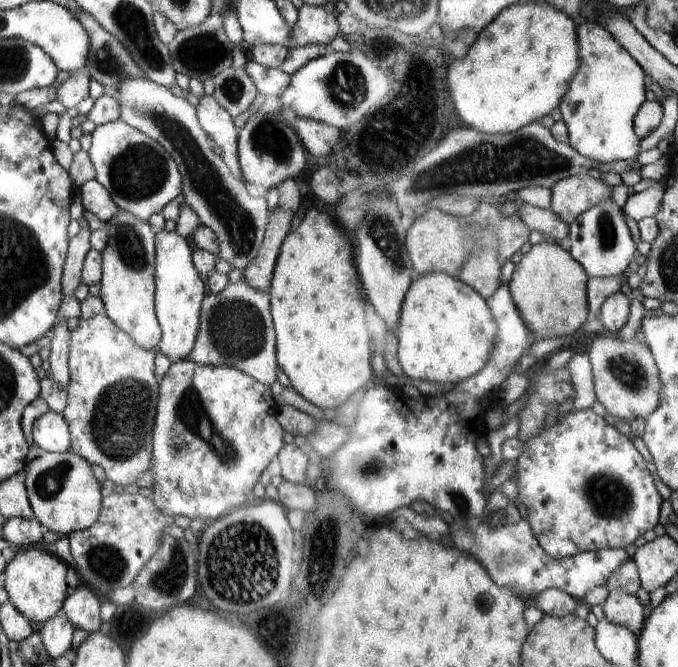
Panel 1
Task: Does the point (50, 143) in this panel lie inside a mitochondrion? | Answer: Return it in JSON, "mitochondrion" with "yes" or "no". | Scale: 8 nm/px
{"mitochondrion":"no"}

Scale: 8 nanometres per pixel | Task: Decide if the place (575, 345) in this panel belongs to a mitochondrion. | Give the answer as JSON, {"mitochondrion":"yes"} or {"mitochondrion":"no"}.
{"mitochondrion":"no"}

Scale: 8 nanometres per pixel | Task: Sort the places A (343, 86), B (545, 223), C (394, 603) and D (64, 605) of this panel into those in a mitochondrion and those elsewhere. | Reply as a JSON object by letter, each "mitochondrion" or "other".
{"A":"mitochondrion","B":"other","C":"other","D":"other"}

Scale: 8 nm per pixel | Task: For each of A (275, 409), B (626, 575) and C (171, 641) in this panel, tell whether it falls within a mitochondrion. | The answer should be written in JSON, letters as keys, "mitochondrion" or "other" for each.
{"A":"other","B":"other","C":"other"}

